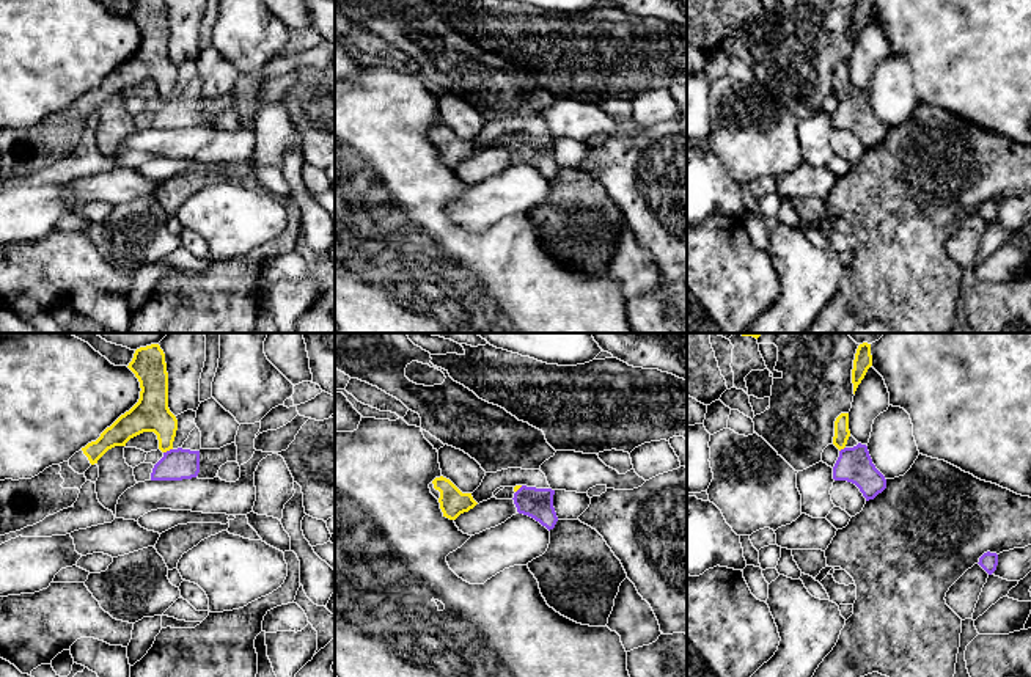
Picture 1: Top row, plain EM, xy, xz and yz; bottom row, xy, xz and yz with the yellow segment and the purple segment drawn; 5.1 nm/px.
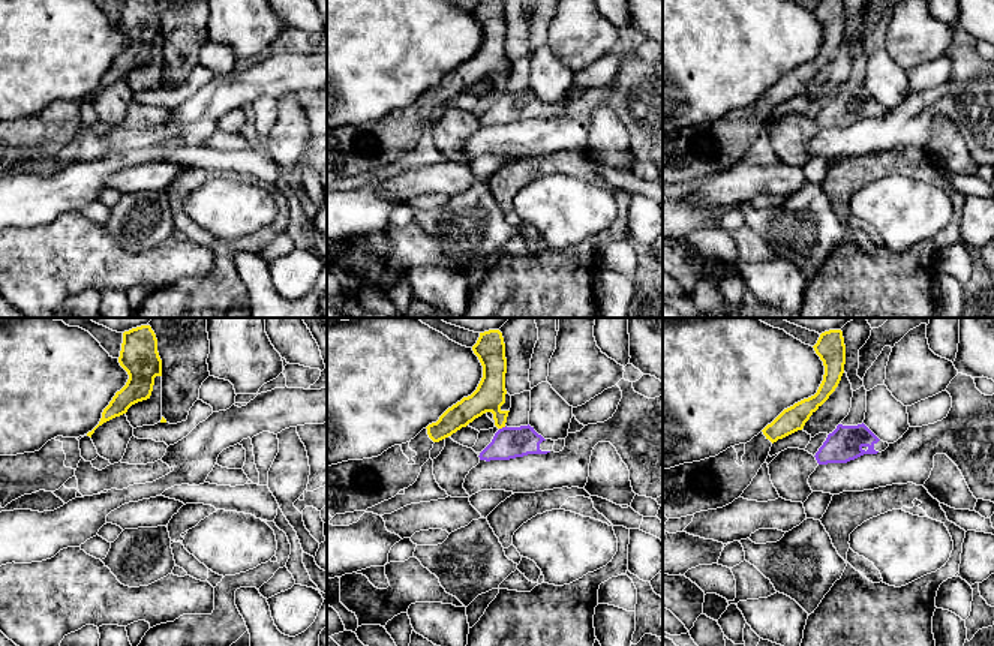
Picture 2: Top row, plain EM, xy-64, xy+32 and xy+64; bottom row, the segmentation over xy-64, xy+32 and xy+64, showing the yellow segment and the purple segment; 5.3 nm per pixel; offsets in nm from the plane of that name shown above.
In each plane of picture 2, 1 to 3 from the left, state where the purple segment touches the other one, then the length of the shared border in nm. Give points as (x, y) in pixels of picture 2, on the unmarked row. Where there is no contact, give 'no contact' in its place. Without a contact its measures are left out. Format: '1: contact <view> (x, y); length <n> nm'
1: no contact
2: contact xy+32 (502, 90); length 40 nm
3: no contact

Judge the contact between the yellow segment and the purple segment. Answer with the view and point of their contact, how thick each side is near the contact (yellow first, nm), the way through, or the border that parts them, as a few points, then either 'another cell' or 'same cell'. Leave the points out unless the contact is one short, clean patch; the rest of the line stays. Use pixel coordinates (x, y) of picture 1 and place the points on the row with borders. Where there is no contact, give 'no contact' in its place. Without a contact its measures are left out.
xy (167, 450) | 190/160 nm | along xy (172, 448), (164, 453) | another cell

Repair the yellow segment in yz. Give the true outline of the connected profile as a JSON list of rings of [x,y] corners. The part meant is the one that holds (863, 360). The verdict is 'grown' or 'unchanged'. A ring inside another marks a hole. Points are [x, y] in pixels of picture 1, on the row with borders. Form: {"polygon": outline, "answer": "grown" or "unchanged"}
{"polygon": [[[863,342],[858,346],[853,360],[852,369],[853,394],[871,366],[872,366],[871,344]]], "answer": "unchanged"}

